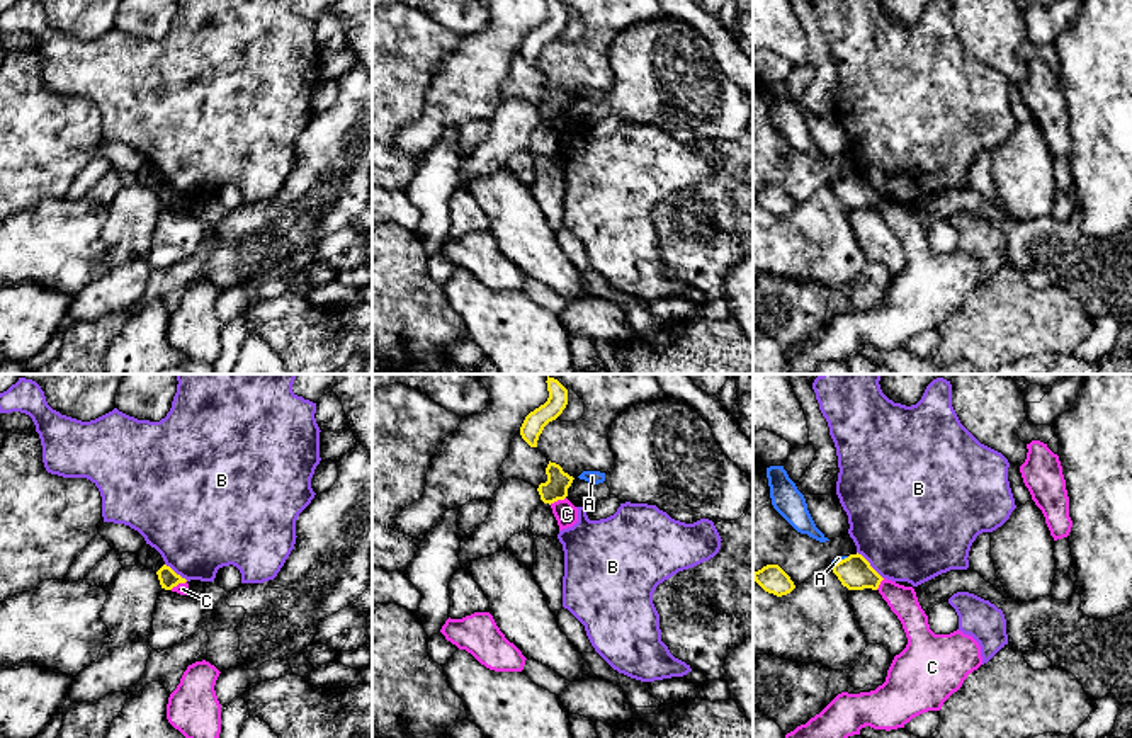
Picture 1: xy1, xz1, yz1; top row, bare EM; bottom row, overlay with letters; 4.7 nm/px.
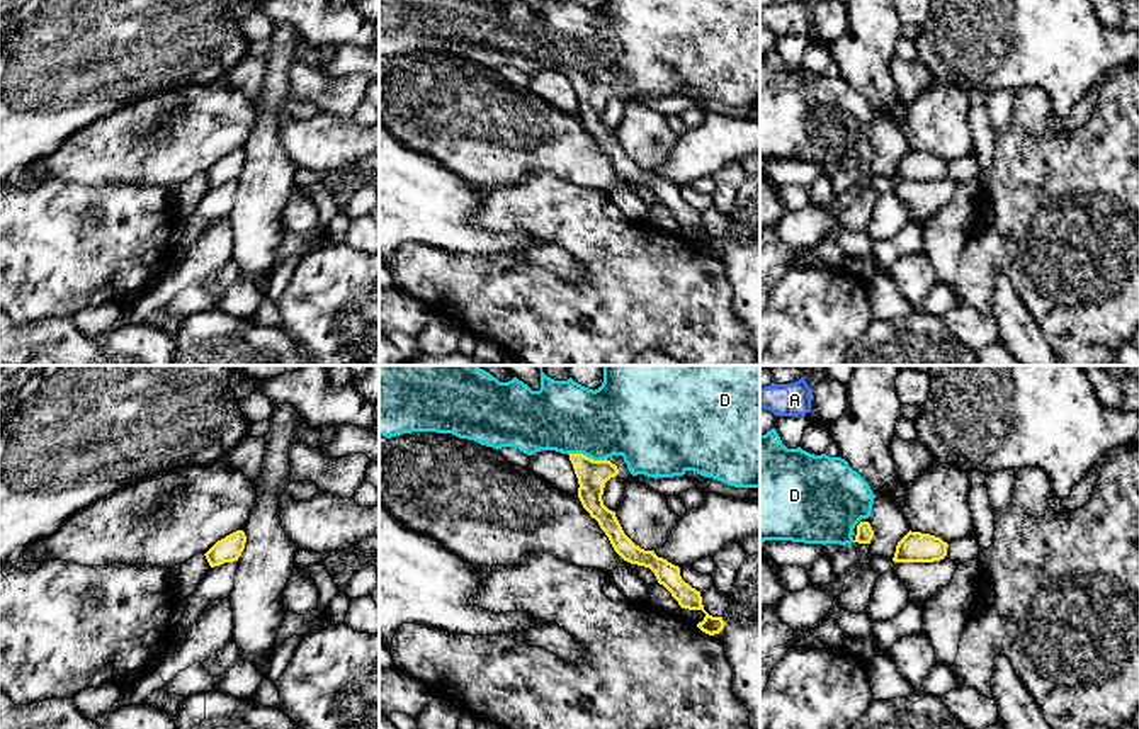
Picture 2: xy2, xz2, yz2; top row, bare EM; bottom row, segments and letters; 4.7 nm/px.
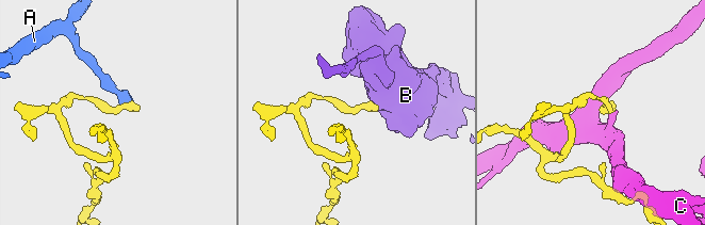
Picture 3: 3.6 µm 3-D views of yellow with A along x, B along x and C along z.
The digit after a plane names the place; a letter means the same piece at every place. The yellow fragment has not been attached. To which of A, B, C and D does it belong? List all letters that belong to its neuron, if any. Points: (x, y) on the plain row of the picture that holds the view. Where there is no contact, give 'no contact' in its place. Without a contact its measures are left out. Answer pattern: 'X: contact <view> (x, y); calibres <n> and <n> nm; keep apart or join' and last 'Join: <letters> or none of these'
A: contact yz1 (838, 181); calibres 160 and 20 nm; keep apart
B: contact yz1 (869, 184); calibres 160 and 480 nm; keep apart
C: contact xz1 (556, 119); calibres 110 and 110 nm; keep apart
D: contact xz2 (585, 75); calibres 140 and 360 nm; join
Join: D

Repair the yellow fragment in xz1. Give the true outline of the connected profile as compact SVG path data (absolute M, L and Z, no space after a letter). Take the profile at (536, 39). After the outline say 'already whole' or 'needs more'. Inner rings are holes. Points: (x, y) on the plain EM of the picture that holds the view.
M559 0L546 2L549 10L547 20L530 31L520 46L520 54L530 66L537 66L544 46L556 39L568 24L568 9Z; already whole

